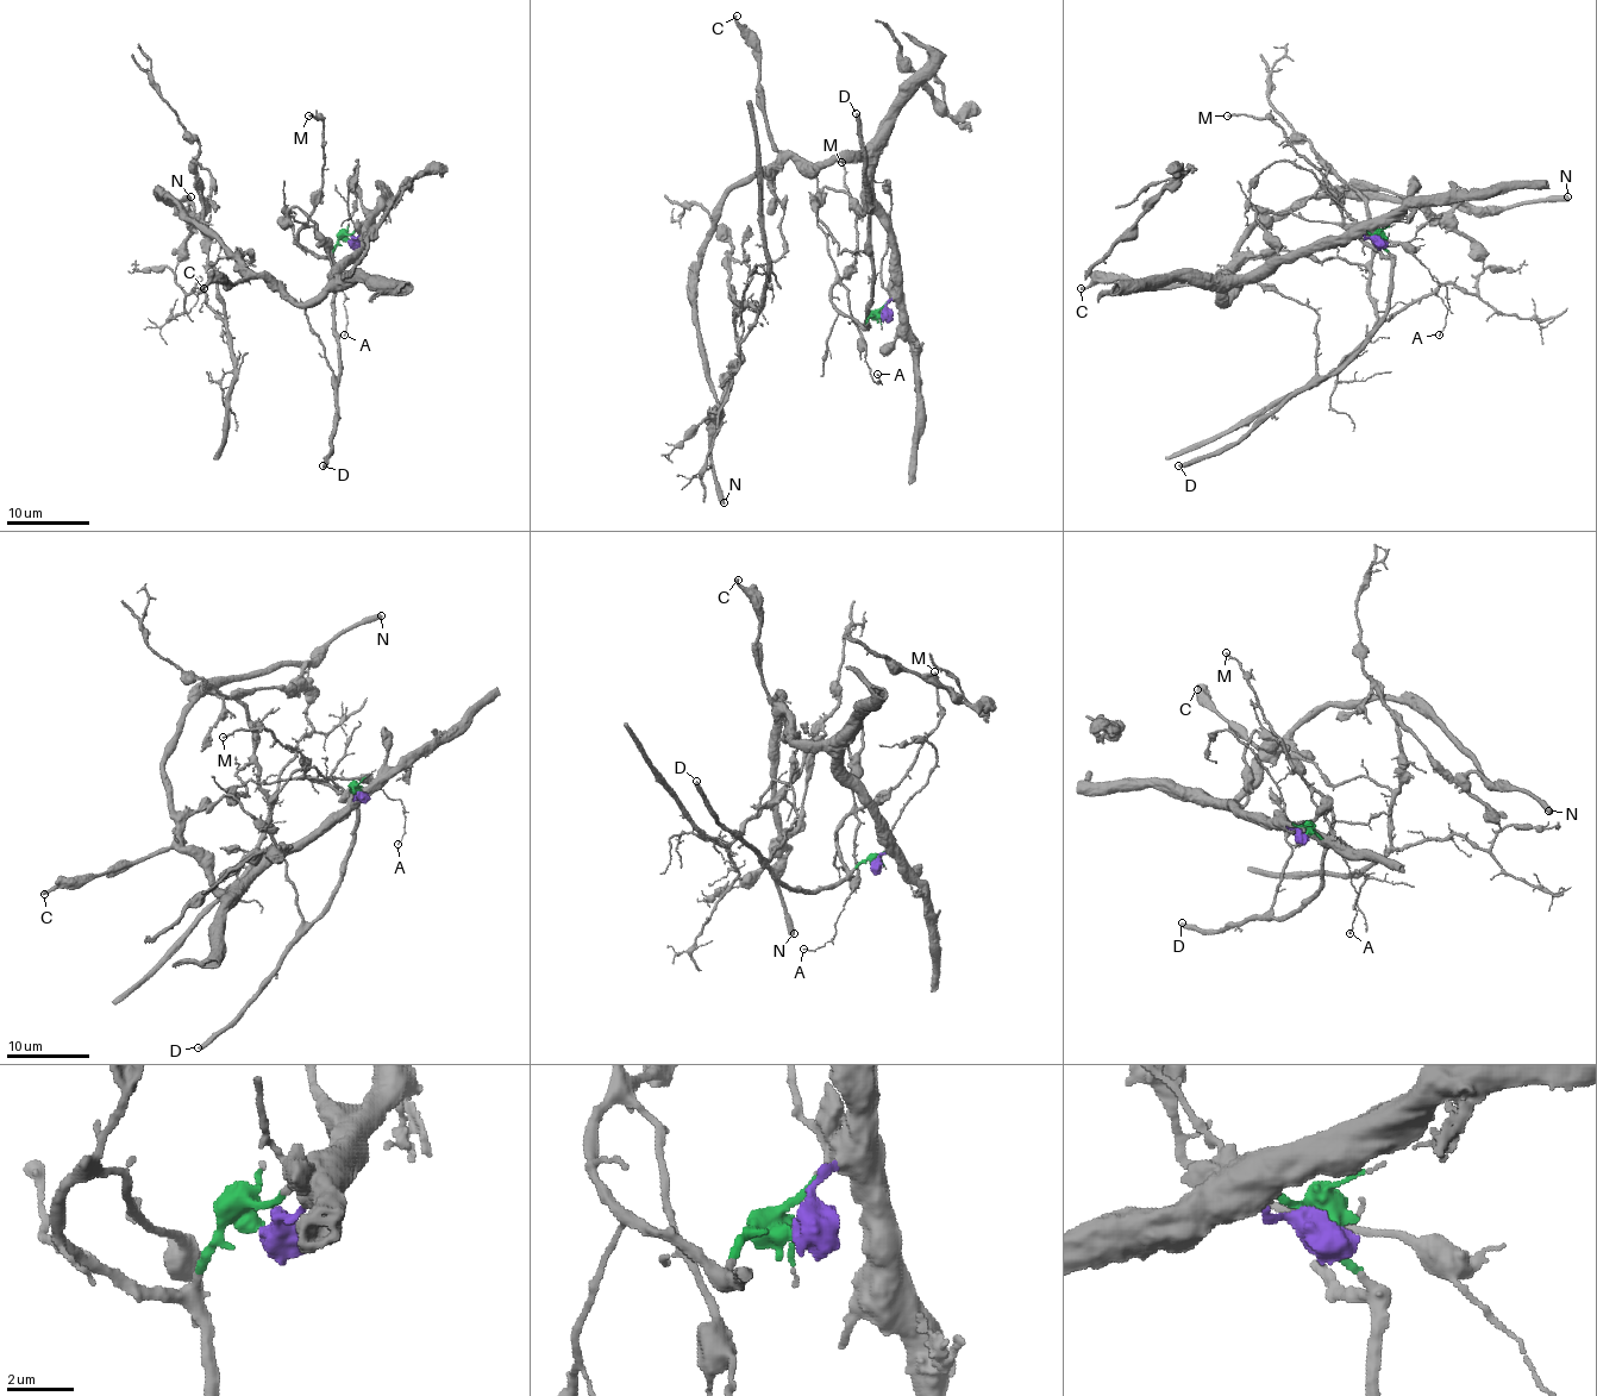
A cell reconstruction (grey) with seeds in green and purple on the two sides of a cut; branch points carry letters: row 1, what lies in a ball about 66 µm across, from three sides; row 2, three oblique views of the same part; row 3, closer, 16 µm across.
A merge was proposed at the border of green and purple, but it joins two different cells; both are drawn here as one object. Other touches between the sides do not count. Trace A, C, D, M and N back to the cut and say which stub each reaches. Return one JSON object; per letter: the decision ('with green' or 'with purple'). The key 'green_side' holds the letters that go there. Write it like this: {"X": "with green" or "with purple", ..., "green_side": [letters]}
{"A": "with green", "C": "with purple", "D": "with green", "M": "with green", "N": "with purple", "green_side": ["A", "D", "M"]}

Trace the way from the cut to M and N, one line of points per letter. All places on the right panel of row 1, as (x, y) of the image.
M: (1381, 242), (1389, 256), (1382, 256), (1345, 220), (1328, 181), (1295, 150), (1281, 127), (1270, 119), (1228, 114)
N: (1381, 242), (1322, 237), (1272, 256), (1226, 287), (1226, 304), (1234, 248), (1303, 200), (1476, 208), (1567, 195)

